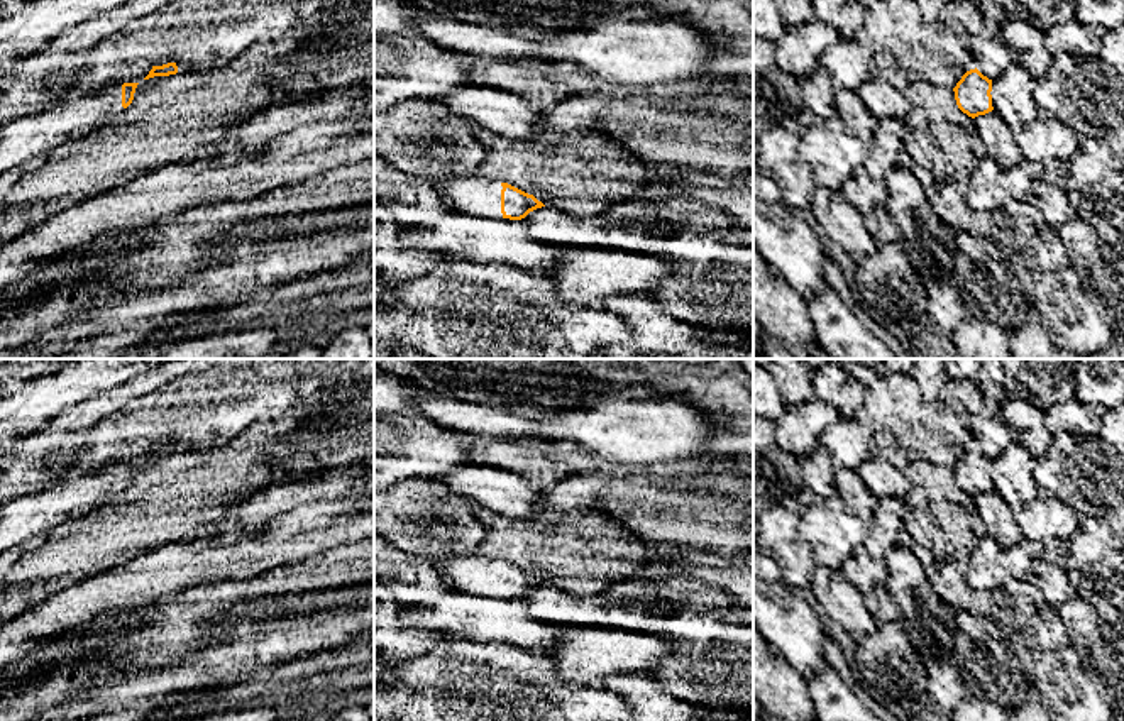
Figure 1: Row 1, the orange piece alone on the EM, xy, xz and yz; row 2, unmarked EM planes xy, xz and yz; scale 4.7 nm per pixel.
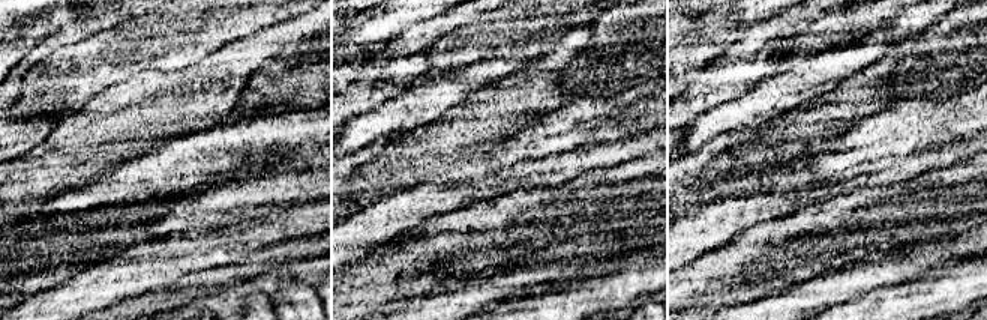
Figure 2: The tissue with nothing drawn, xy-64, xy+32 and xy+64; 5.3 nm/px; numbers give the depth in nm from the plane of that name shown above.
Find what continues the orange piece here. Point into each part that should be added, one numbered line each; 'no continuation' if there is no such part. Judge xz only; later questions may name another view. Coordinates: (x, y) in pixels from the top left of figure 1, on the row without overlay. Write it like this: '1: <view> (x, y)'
1: xz (476, 574)

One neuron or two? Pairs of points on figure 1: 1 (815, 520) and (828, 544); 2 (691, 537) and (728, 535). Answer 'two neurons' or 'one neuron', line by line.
1: one neuron
2: one neuron

